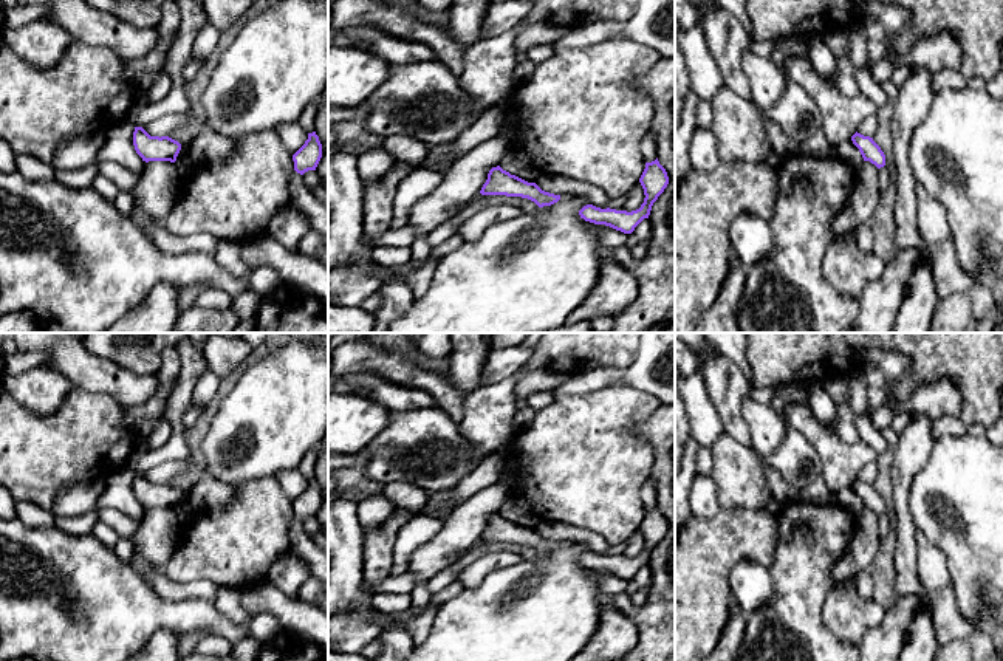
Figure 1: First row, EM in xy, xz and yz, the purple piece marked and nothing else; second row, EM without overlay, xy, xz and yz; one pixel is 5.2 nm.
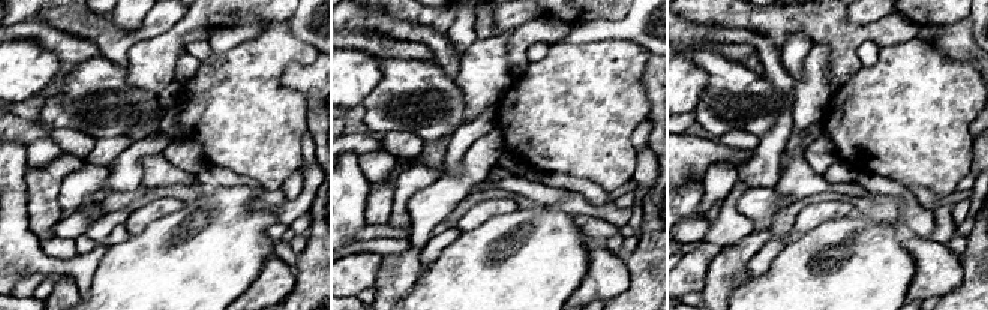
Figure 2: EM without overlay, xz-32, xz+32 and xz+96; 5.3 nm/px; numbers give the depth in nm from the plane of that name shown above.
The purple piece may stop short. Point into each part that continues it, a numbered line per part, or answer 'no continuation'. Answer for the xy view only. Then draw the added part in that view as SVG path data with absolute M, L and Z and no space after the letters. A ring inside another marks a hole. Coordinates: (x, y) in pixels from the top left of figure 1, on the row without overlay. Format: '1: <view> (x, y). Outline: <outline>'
1: xy (157, 536). Outline: M149 508L132 536L133 546L158 567L166 567L180 537L176 509Z

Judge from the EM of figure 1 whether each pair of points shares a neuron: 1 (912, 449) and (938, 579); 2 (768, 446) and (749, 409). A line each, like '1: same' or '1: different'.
1: different
2: same

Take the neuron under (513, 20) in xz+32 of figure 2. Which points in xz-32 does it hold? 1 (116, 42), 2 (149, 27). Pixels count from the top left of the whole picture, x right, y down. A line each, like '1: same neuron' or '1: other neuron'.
1: same neuron
2: same neuron

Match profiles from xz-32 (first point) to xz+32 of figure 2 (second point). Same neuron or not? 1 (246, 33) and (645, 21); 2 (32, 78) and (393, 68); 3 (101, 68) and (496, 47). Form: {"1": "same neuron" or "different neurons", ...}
{"1": "same neuron", "2": "different neurons", "3": "different neurons"}

